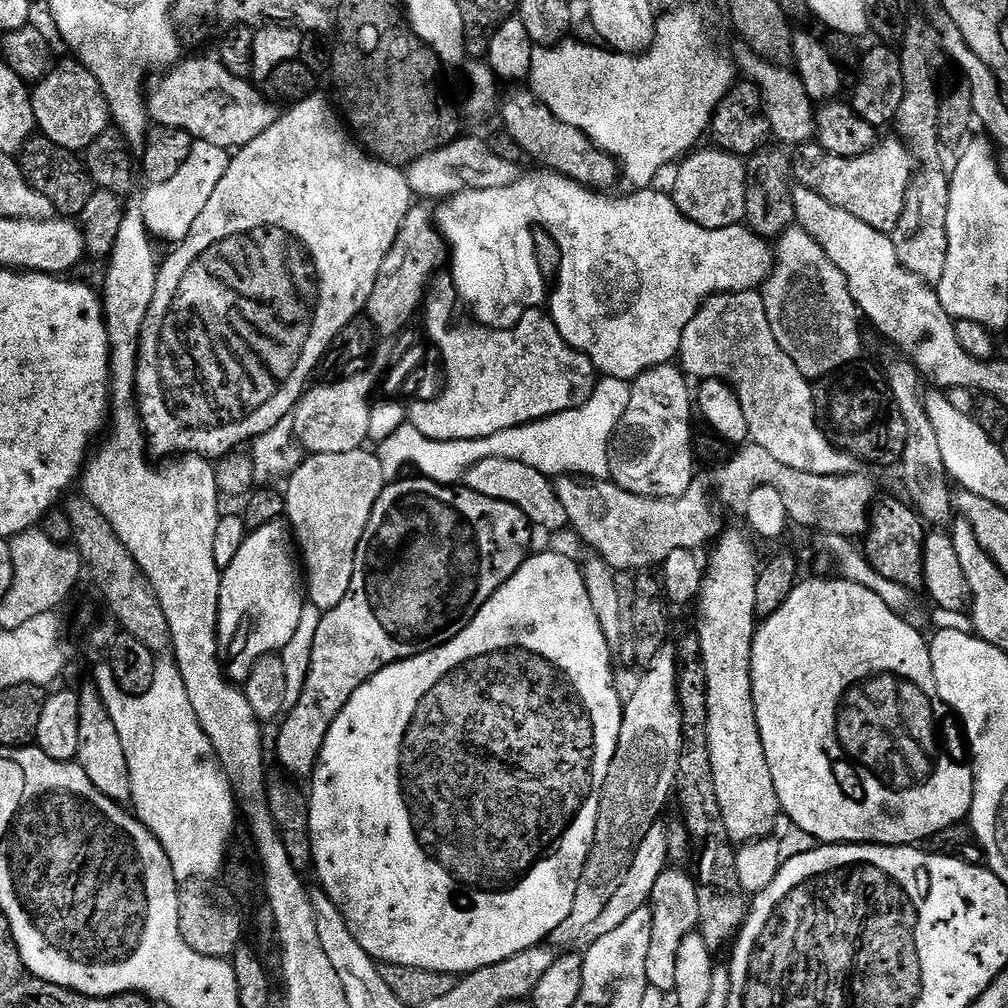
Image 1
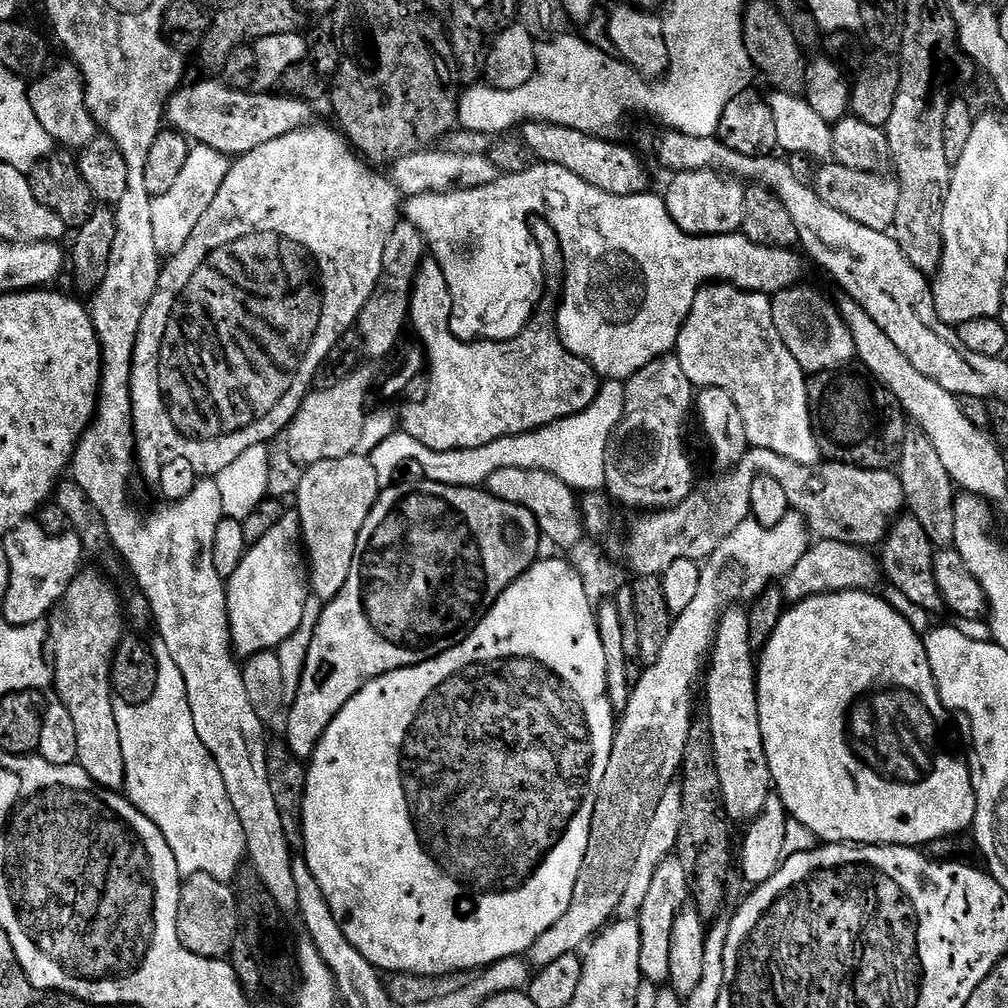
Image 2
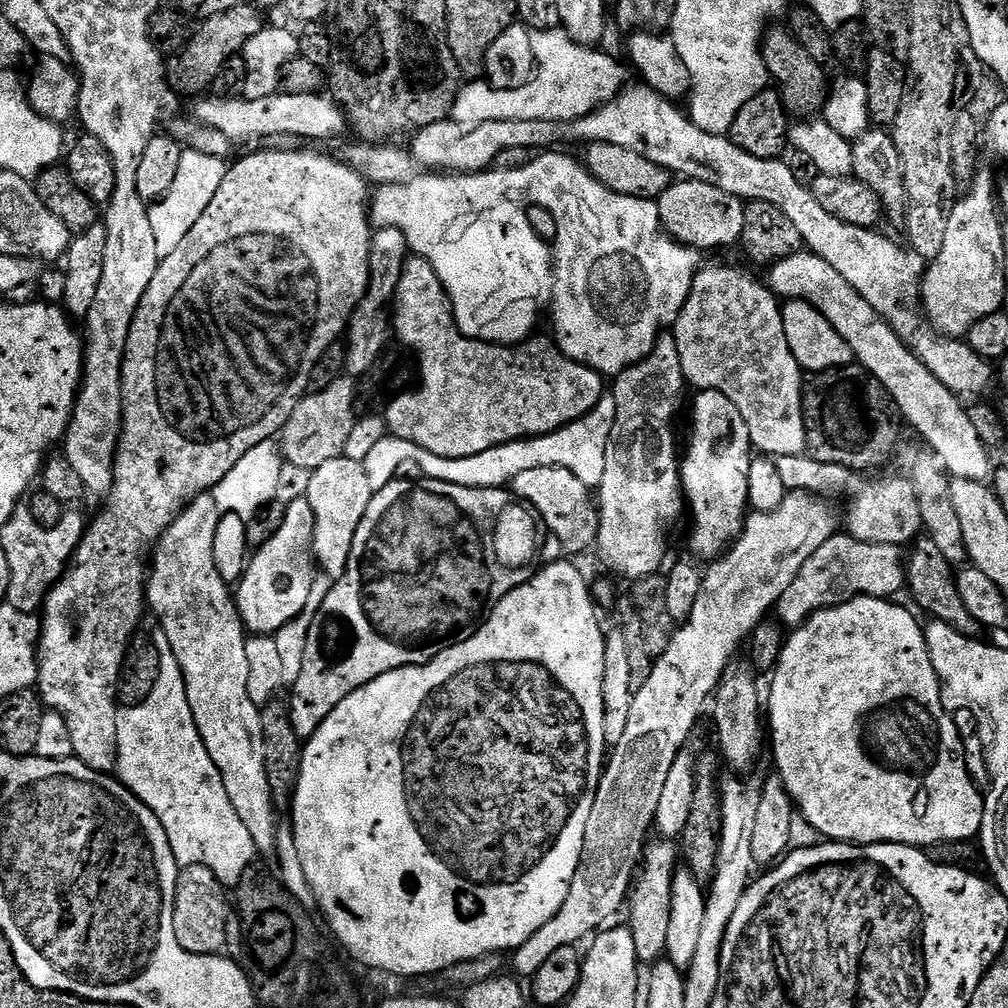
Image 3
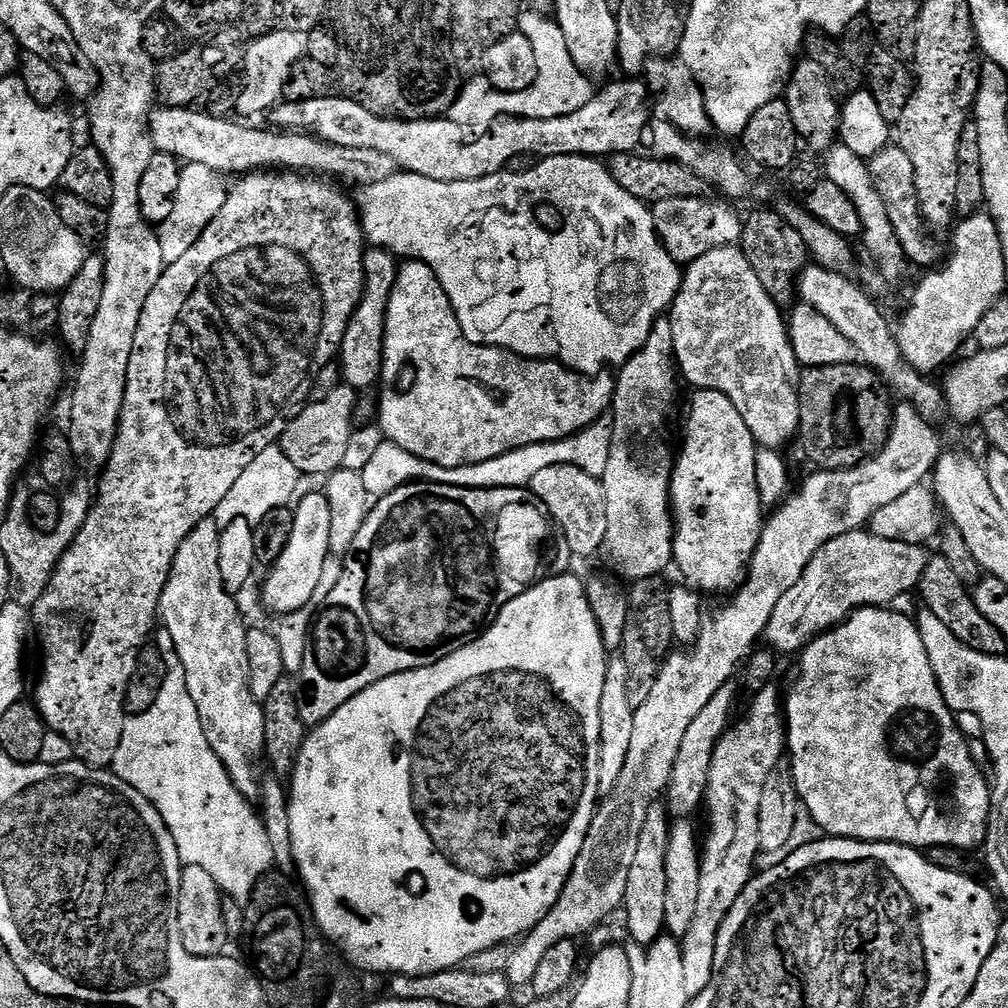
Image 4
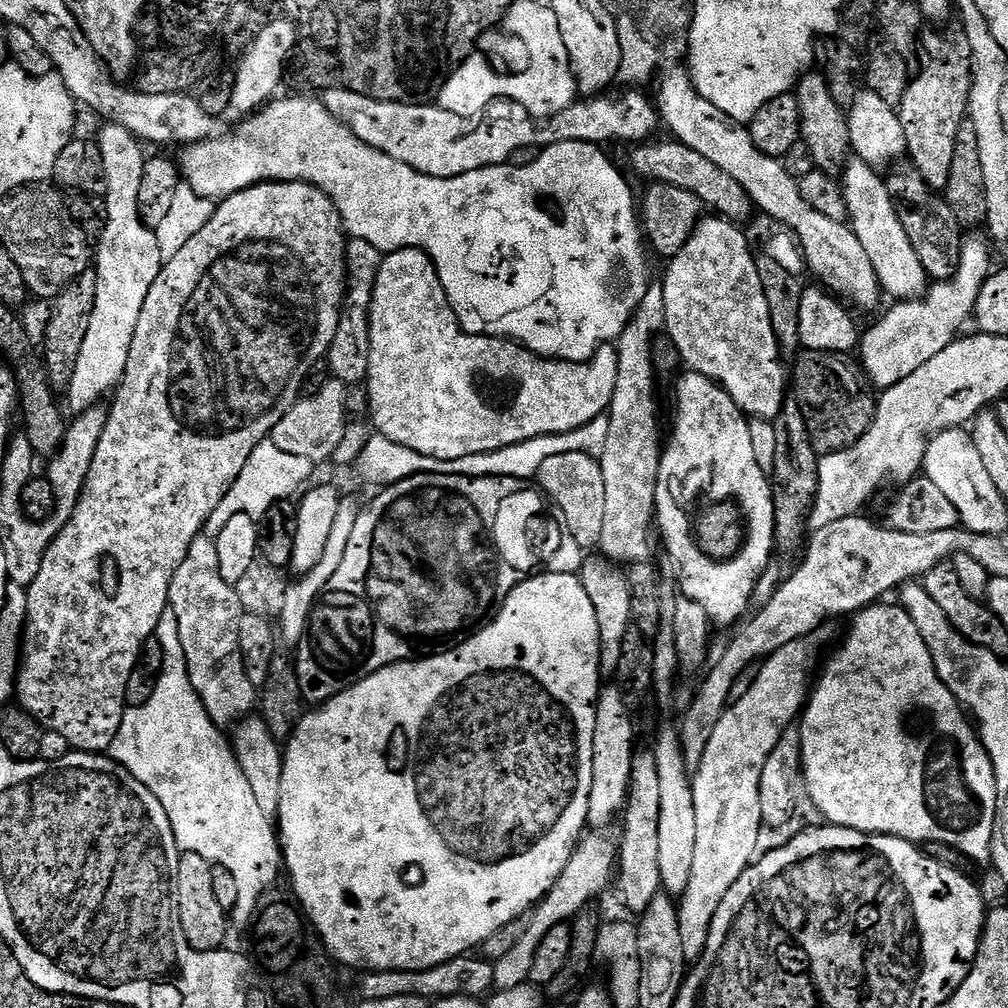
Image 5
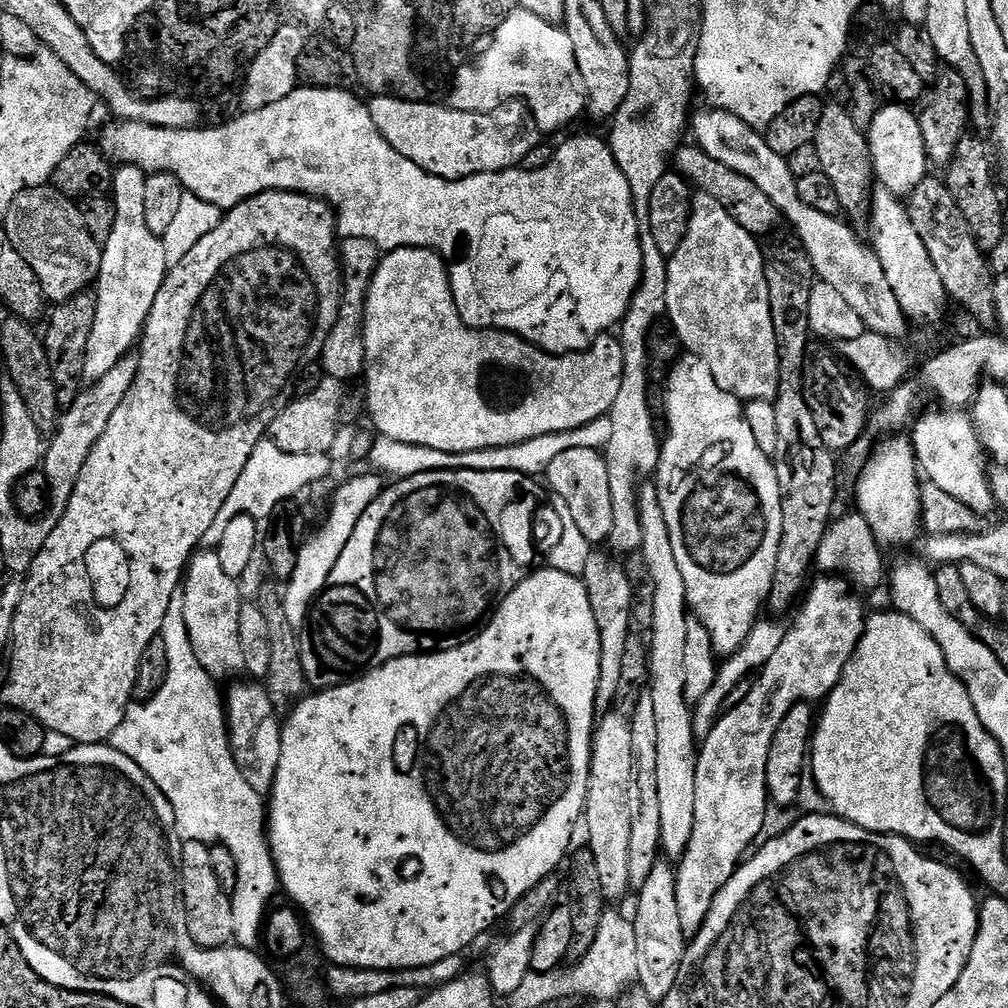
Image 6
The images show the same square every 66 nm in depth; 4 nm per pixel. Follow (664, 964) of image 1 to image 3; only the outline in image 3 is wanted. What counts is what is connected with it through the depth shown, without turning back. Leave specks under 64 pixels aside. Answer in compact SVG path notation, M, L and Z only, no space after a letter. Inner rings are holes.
M672 838L649 839L644 845L642 863L634 877L630 895L626 901L628 920L626 926L632 931L634 950L641 965L651 966L666 953L666 934L670 931L670 902L672 879L678 864L678 844Z

